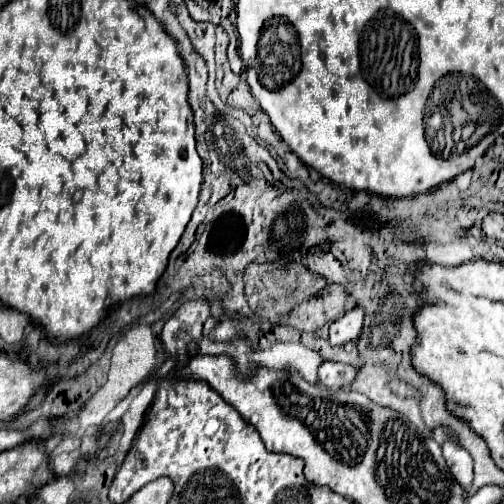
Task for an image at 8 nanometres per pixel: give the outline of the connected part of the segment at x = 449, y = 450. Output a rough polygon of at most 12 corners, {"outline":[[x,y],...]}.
{"outline":[[454,441],[442,445],[448,469],[466,491],[474,475],[472,457]]}

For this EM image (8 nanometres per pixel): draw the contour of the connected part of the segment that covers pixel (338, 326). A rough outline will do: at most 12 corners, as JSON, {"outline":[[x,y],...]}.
{"outline":[[354,307],[330,325],[330,345],[356,341],[364,311]]}

